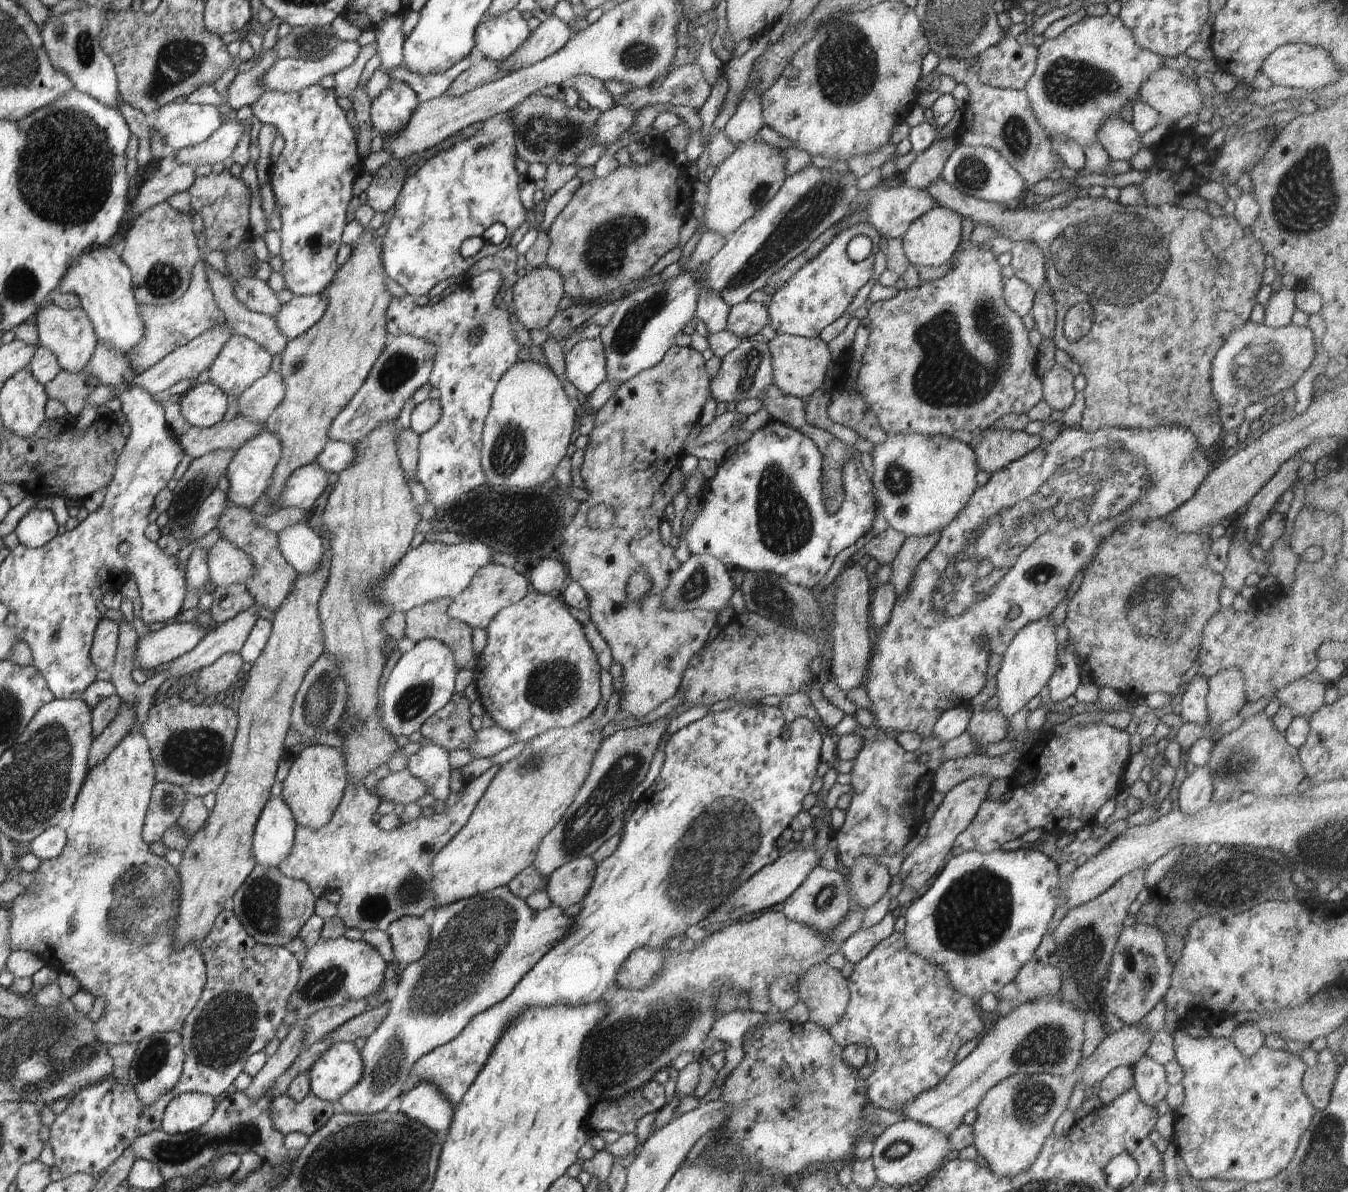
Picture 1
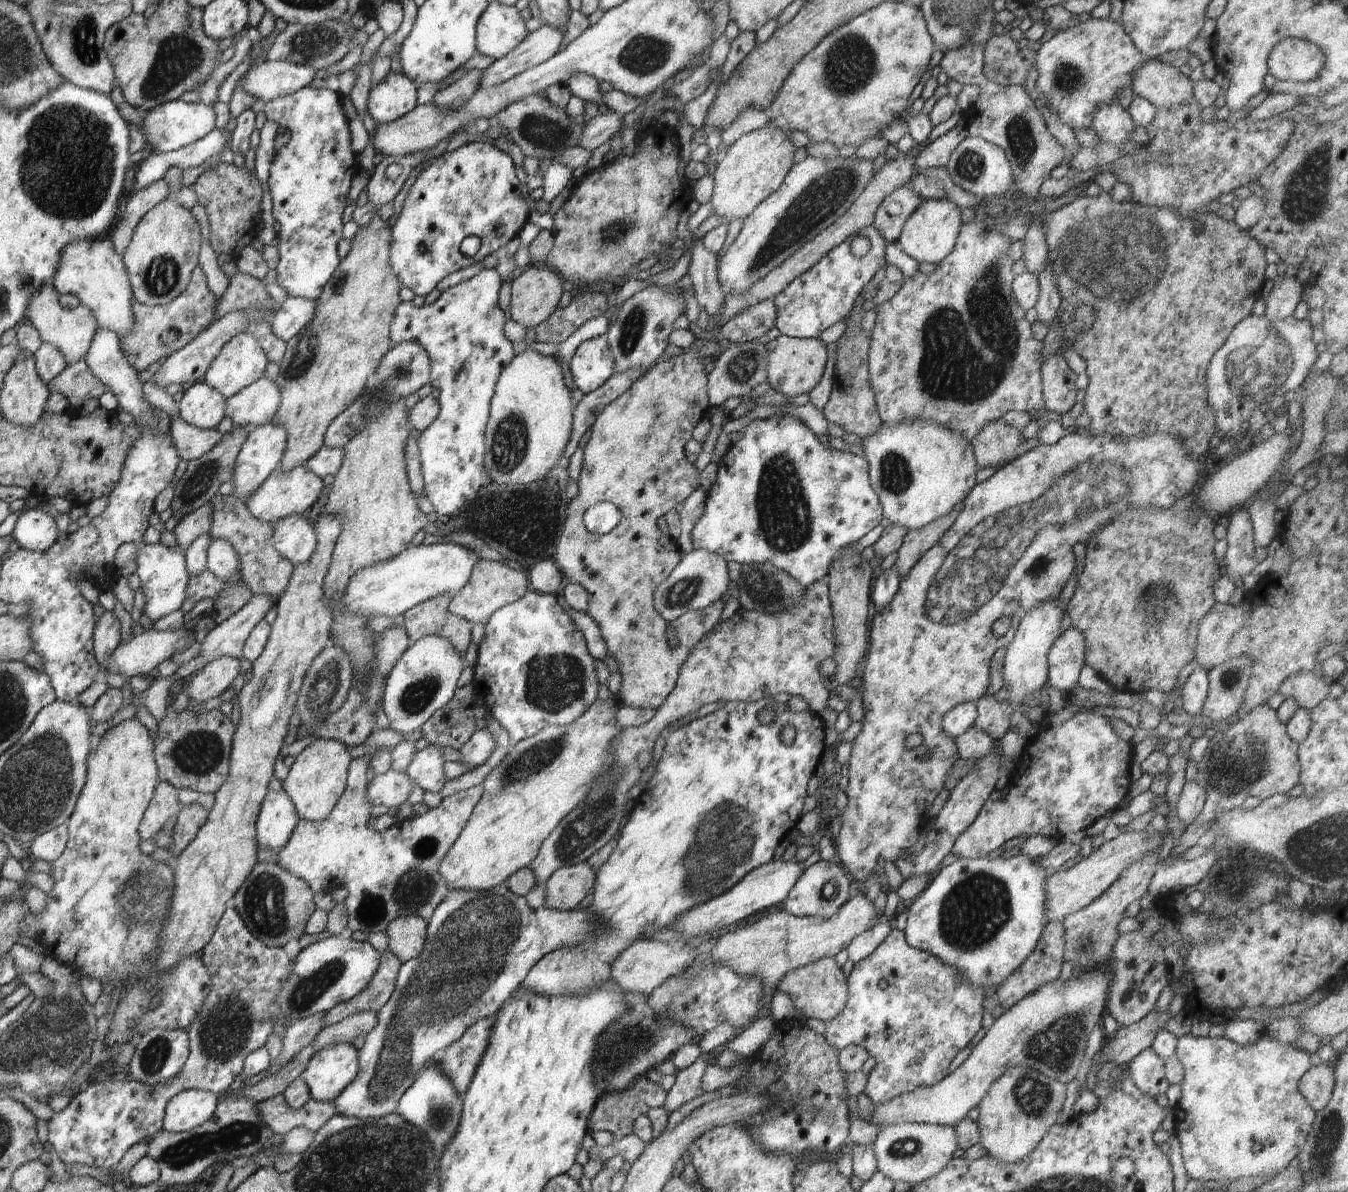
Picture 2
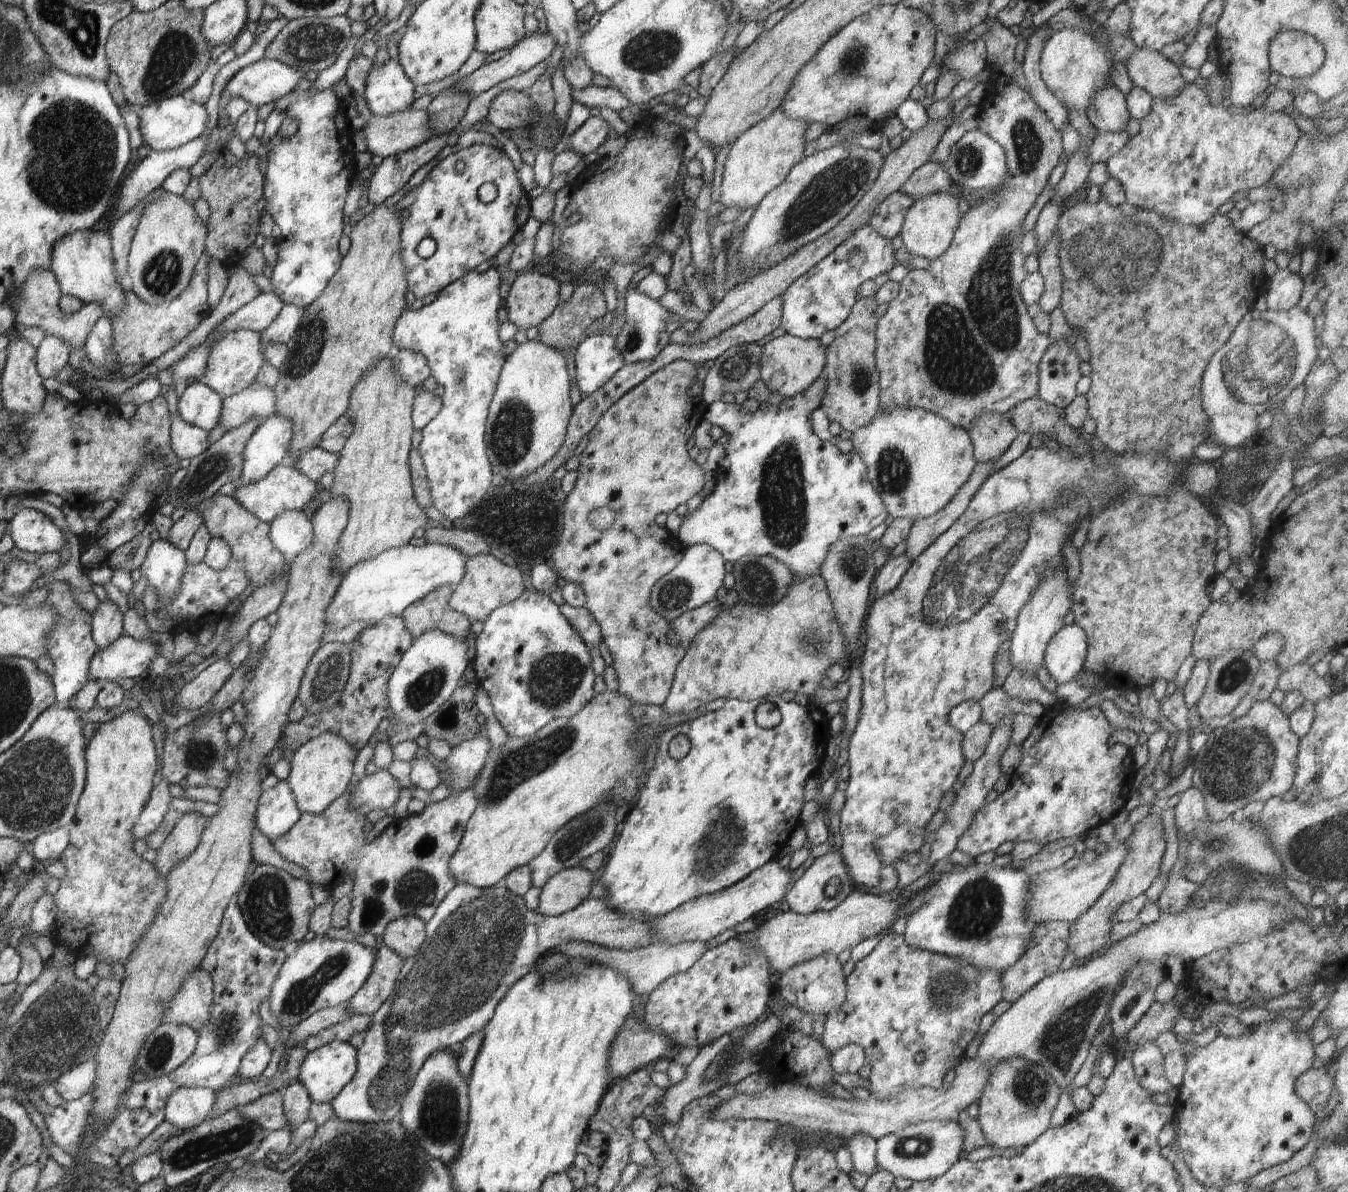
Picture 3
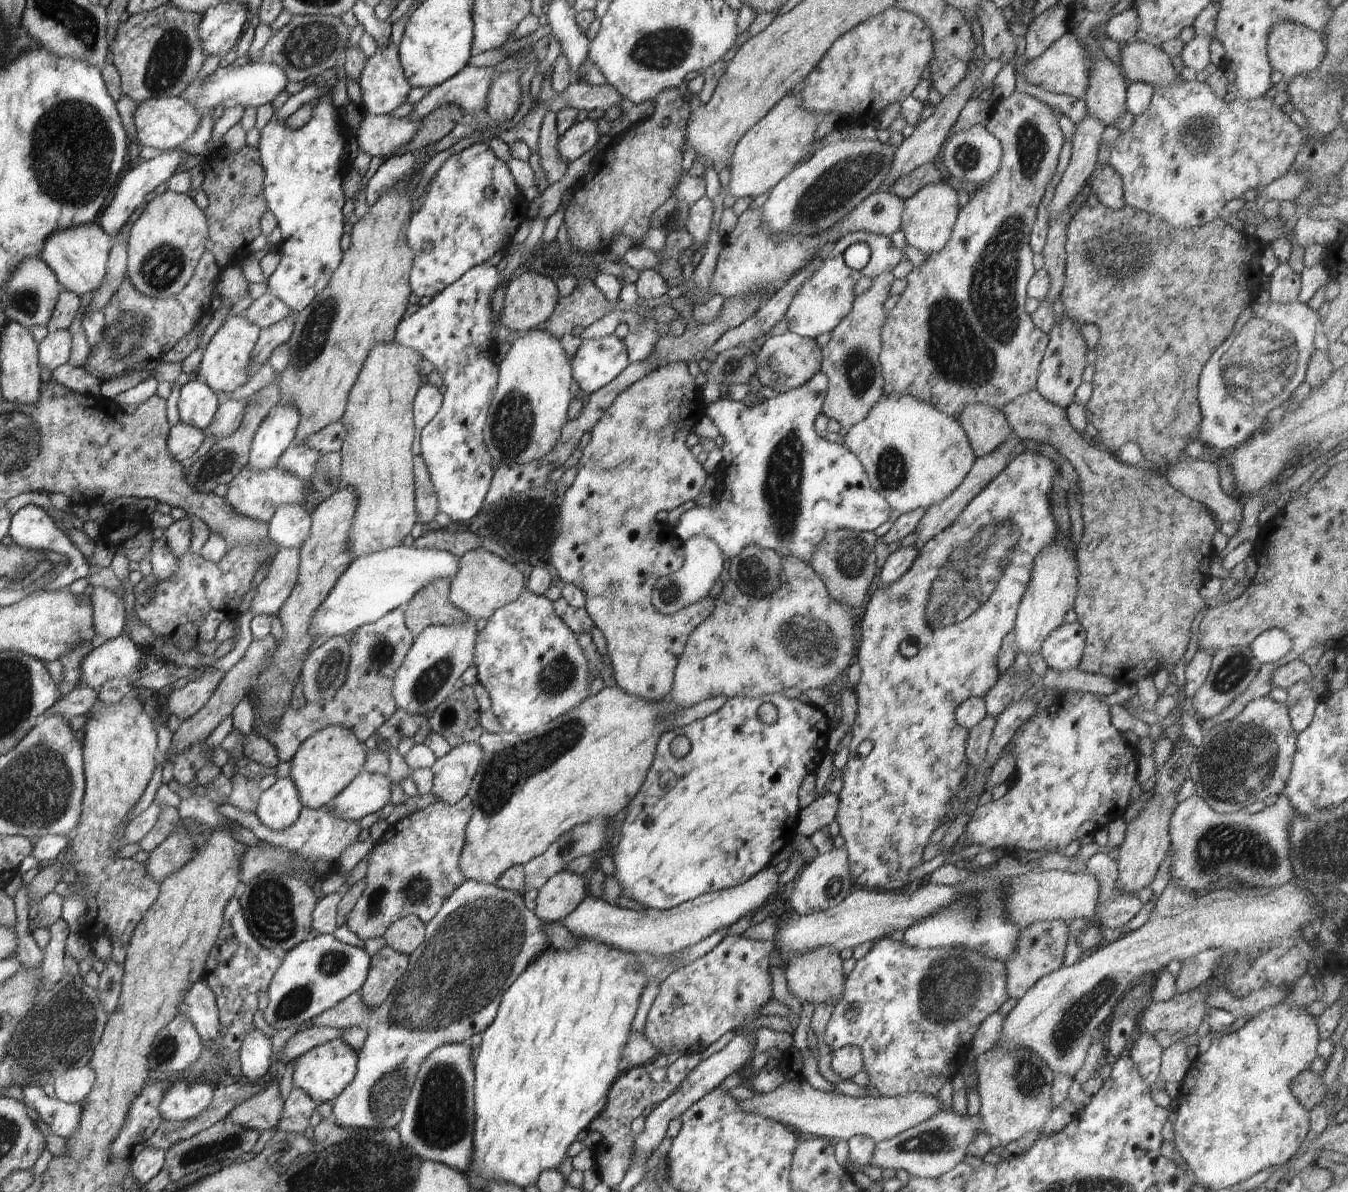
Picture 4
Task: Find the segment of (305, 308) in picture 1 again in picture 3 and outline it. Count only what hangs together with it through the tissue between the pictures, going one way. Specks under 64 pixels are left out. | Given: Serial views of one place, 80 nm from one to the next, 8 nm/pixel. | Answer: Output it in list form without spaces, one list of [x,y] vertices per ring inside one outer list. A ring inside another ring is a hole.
[[[284,305],[280,314],[261,333],[261,351],[272,343],[287,344],[295,336],[304,320],[305,308],[296,305]]]

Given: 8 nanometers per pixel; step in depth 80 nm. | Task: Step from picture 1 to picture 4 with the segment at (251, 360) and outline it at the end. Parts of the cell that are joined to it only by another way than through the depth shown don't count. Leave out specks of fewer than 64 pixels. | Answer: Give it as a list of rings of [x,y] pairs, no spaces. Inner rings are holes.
[[[244,315],[229,316],[212,335],[205,348],[195,378],[207,384],[214,392],[230,392],[248,382],[248,365],[252,350],[258,340],[261,328],[252,324]]]

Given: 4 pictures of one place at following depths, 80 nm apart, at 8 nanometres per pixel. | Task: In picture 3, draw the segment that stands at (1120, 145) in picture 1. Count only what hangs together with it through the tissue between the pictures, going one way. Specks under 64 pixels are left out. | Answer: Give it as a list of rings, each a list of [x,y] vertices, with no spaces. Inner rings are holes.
[[[1110,82],[1101,91],[1096,91],[1085,110],[1091,125],[1098,132],[1125,130],[1129,113],[1125,95]]]

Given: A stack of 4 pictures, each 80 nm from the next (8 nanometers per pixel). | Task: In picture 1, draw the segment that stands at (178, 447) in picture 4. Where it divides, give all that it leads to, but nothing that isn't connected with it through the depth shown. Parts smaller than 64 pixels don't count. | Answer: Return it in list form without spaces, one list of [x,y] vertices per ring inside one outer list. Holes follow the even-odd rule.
[[[236,416],[230,422],[220,422],[210,428],[190,427],[176,436],[185,454],[197,459],[218,449],[238,450],[242,443],[256,436],[264,425]]]

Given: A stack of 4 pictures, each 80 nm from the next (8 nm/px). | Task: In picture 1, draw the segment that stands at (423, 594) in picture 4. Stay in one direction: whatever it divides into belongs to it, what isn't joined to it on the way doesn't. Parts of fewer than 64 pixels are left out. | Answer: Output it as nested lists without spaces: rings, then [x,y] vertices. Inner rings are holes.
[[[446,597],[411,608],[405,613],[405,636],[415,643],[426,638],[441,640],[447,647],[452,649],[457,667],[459,668],[458,672],[461,669],[474,671],[478,658],[474,654],[474,649],[472,649],[472,628],[465,622],[448,616],[447,610],[452,601],[453,599],[450,597]]]

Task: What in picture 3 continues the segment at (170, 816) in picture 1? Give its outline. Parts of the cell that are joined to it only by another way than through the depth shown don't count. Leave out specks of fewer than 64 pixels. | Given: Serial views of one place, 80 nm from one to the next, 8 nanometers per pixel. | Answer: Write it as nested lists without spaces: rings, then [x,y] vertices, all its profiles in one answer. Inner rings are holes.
[[[161,780],[160,784],[153,788],[151,797],[145,804],[143,811],[138,815],[132,829],[133,837],[136,840],[152,834],[160,826],[168,809],[171,808],[172,796],[168,787],[168,781]]]

